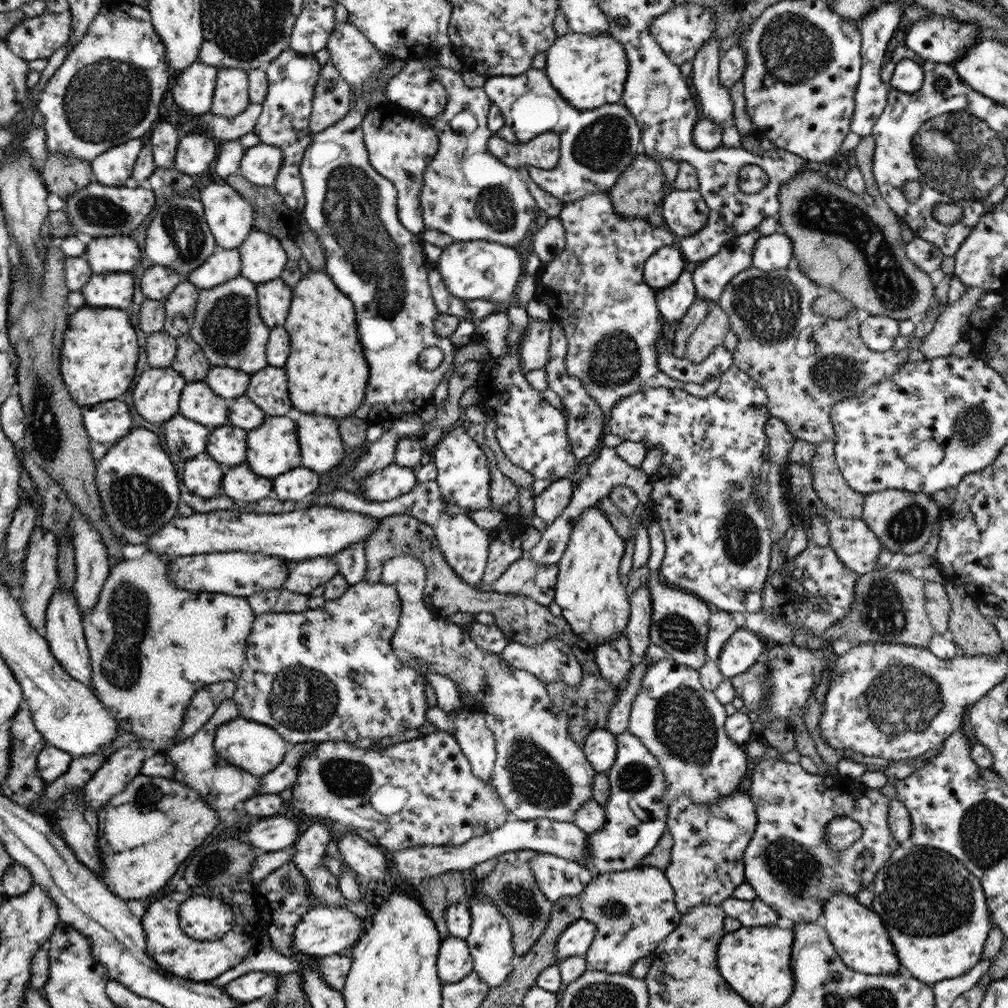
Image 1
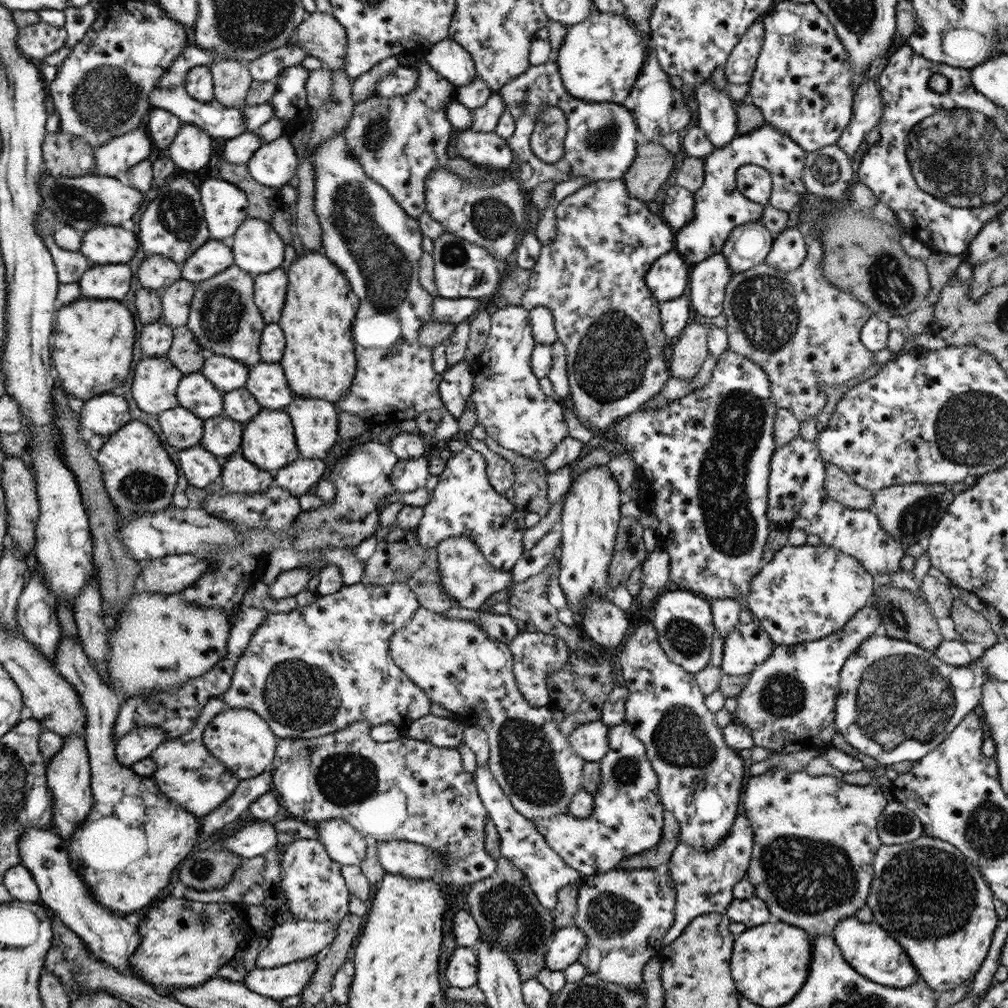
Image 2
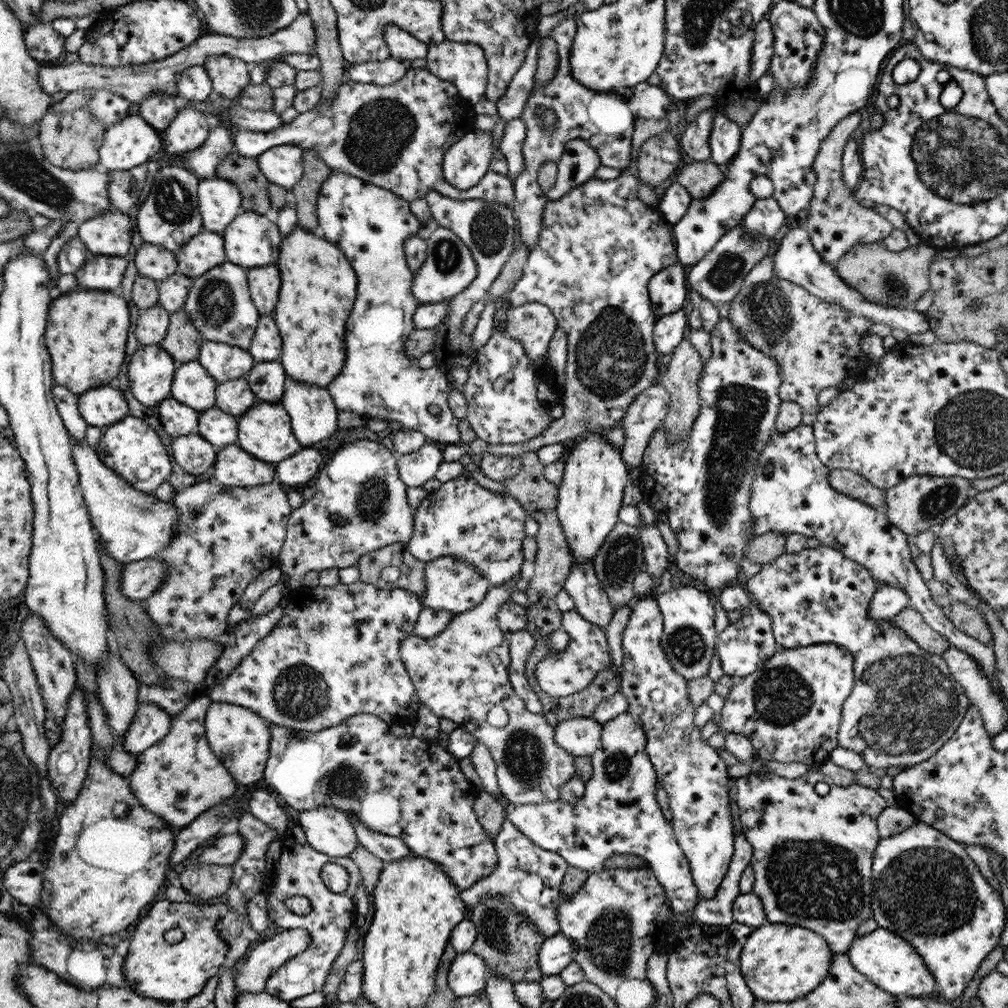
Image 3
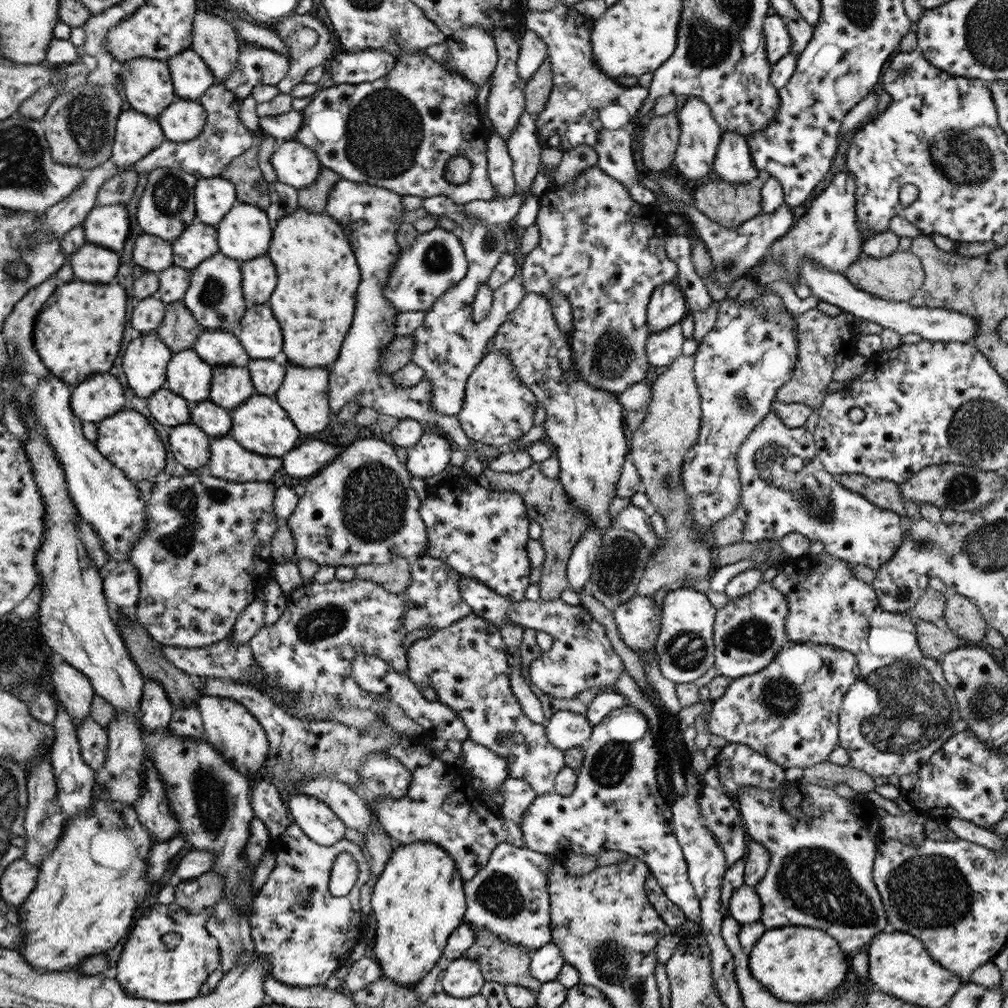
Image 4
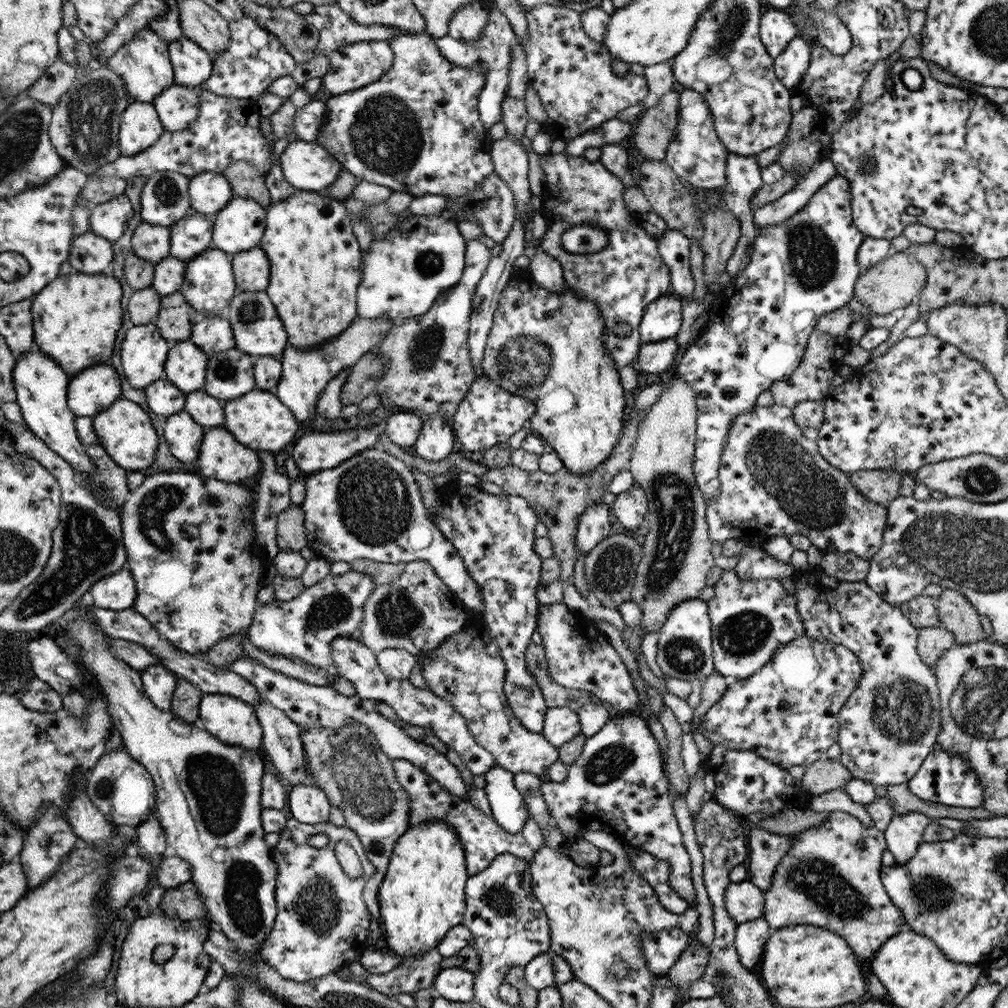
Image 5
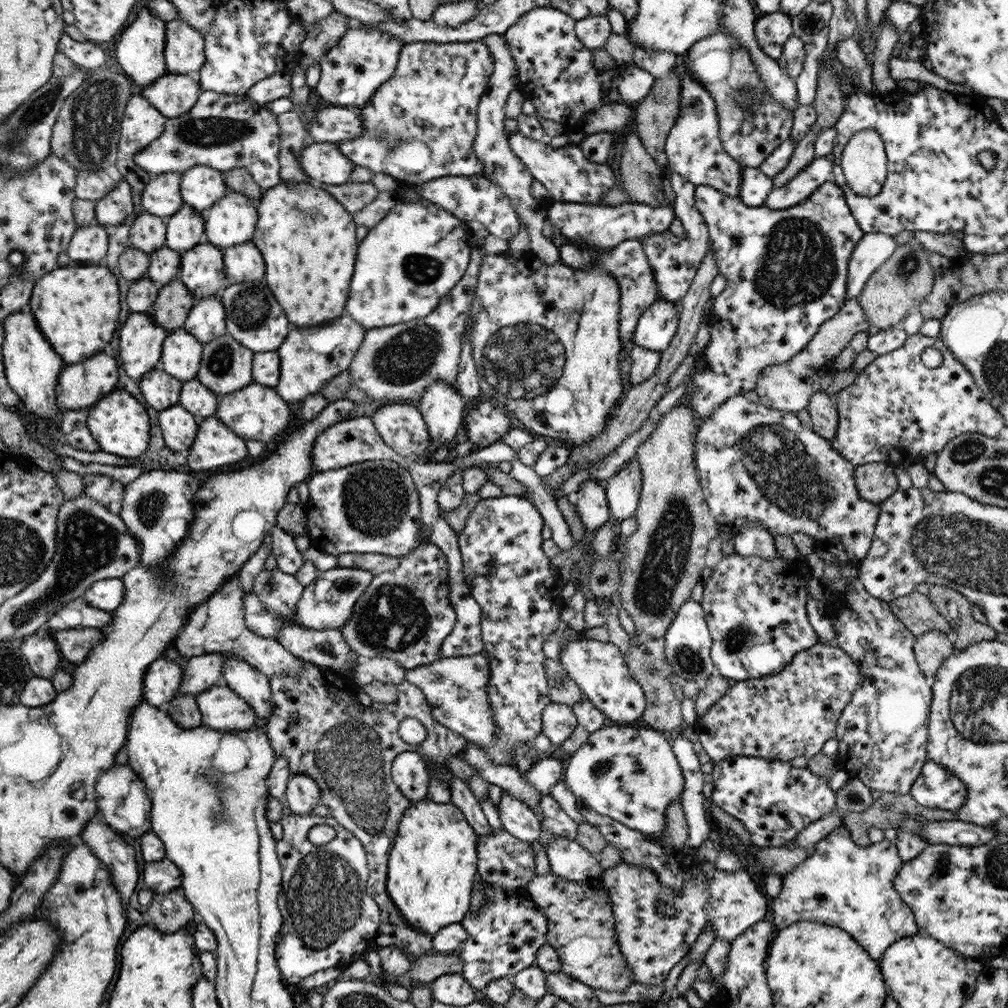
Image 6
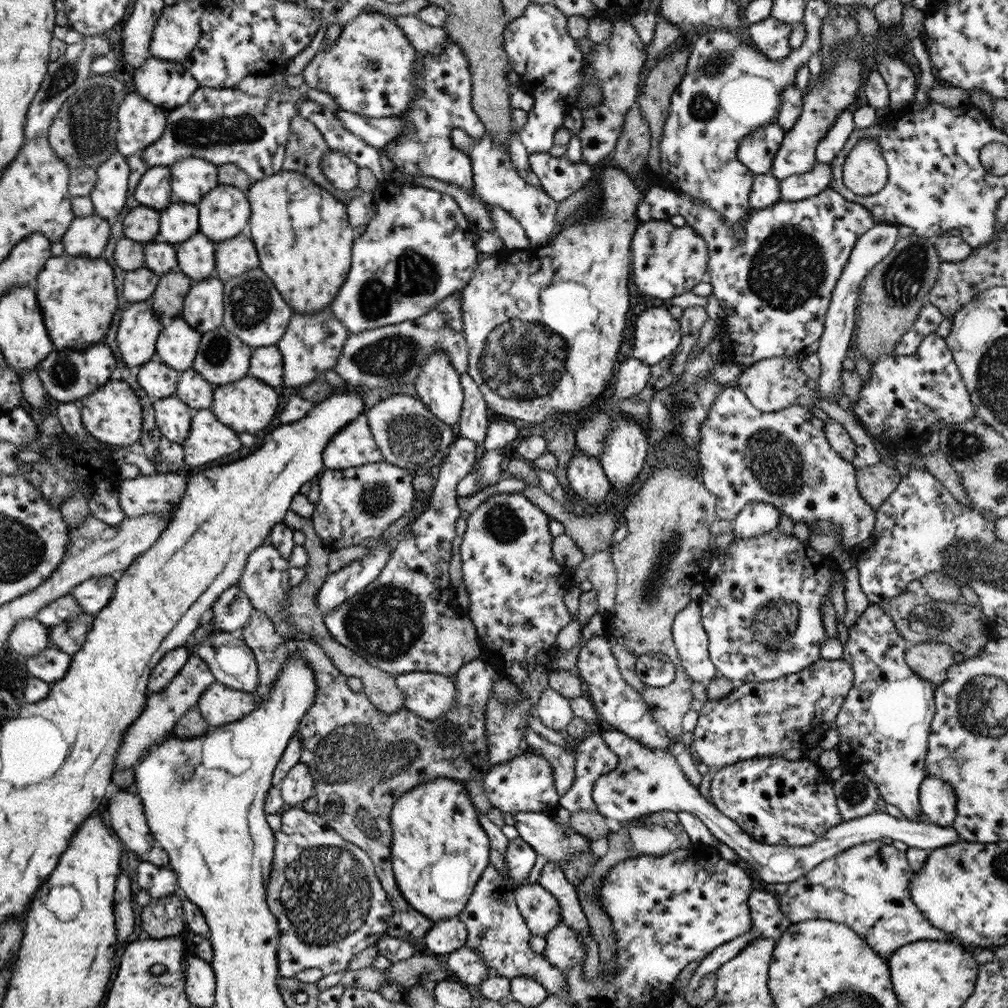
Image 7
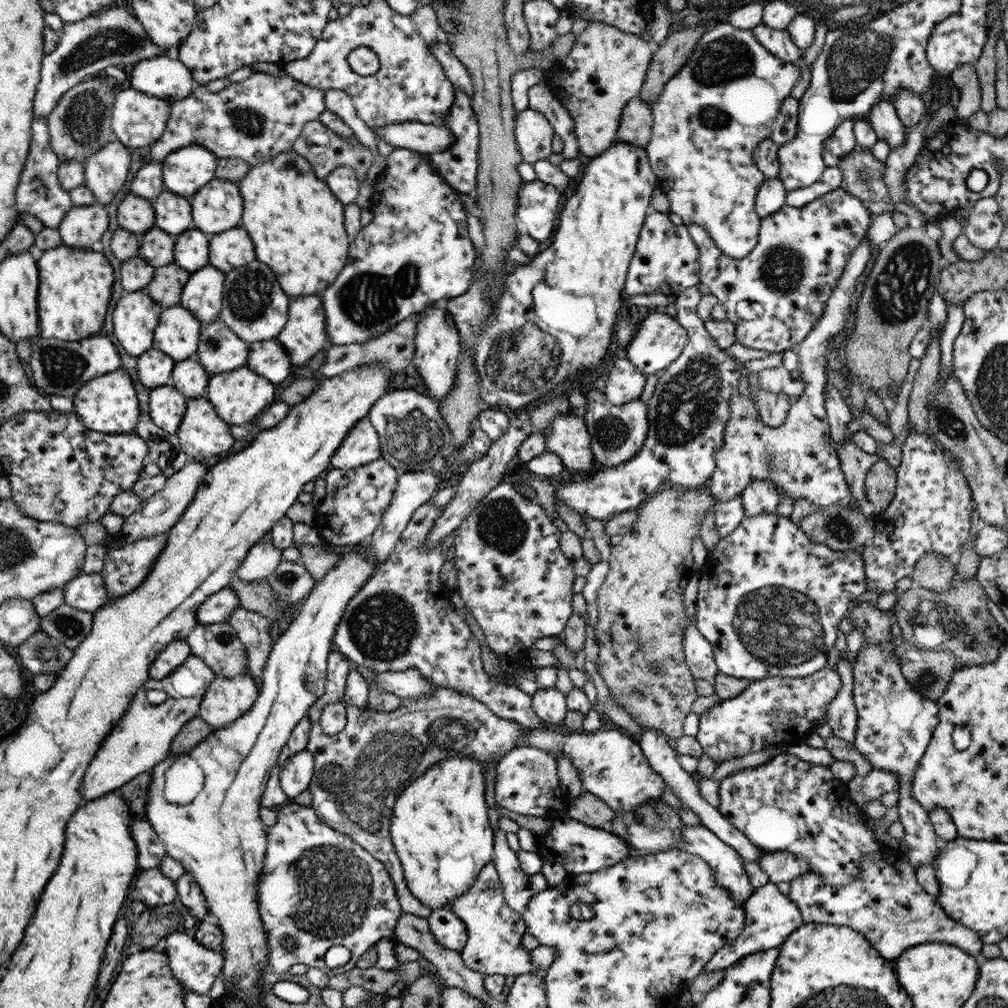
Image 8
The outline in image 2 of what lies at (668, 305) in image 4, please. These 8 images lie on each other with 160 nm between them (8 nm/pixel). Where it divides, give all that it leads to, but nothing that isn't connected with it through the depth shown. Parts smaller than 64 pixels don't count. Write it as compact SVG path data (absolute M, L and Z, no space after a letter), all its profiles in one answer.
M676 250L657 258L645 276L653 297L661 303L688 293L690 267Z

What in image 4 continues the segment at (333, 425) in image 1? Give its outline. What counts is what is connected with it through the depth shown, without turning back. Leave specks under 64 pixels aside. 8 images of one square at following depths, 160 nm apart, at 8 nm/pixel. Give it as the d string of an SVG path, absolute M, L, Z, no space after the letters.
M286 363L286 379L274 399L287 410L291 420L298 426L299 432L306 437L314 437L326 430L330 424L330 368L304 368L304 366Z

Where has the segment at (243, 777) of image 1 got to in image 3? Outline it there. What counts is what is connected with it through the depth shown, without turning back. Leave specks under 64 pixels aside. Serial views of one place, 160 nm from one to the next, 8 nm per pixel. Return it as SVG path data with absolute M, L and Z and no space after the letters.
M208 695L189 702L188 706L180 711L180 714L172 718L171 731L154 747L147 748L146 751L136 755L136 768L131 775L127 776L131 789L140 799L140 804L155 812L155 815L159 816L164 824L172 829L184 829L204 811L215 806L215 804L219 804L219 802L225 801L236 794L239 789L234 777L212 752L205 735L205 716L207 708L212 703L213 701Z

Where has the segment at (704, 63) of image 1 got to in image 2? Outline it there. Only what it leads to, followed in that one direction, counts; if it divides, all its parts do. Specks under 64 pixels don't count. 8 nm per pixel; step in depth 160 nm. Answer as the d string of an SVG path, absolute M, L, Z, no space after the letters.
M706 79L695 88L698 102L698 126L705 130L715 148L732 143L738 135L738 116L735 103L728 95L728 89L716 89Z

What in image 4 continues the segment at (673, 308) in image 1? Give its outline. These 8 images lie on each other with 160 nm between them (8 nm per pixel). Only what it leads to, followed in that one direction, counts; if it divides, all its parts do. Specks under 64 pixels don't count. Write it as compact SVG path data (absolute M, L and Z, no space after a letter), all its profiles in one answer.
M680 323L673 324L663 331L653 332L646 342L646 356L650 368L670 366L682 355L686 338L682 335Z

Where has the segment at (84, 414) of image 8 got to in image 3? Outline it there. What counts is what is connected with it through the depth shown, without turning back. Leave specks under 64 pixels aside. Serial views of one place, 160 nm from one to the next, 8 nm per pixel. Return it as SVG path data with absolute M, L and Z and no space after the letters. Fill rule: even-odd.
M127 415L119 423L106 427L94 451L98 453L103 463L122 476L128 485L135 486L148 495L155 495L156 489L167 482L172 470L172 460L168 456L165 444L160 440L158 433L140 417ZM142 466L152 468L152 475L148 480L138 478L138 470Z

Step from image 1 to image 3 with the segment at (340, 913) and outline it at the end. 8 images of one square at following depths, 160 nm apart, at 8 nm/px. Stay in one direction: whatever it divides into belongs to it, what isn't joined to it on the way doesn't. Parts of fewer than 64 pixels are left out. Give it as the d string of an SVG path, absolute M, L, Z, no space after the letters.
M305 928L277 930L250 952L240 971L235 972L235 992L261 993L265 984L288 960L312 945L313 938Z

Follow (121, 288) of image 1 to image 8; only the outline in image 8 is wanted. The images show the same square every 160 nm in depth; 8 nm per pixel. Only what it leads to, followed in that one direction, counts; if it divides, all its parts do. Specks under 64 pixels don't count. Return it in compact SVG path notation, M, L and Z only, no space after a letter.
M73 205L57 231L64 245L90 249L105 236L109 227L108 212L104 205Z

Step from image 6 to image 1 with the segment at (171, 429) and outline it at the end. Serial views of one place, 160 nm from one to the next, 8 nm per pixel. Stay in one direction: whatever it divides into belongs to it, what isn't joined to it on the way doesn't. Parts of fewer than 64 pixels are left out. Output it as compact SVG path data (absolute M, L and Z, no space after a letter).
M206 451L185 461L185 469L182 474L184 485L190 493L202 498L214 498L218 496L222 488L222 476L226 470L222 470L219 462L216 462Z

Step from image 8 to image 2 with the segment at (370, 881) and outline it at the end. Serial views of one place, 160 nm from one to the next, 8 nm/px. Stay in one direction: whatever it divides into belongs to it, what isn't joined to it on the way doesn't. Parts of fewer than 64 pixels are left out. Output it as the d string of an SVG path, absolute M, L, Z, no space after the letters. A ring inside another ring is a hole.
M296 840L282 847L280 866L281 891L284 907L292 914L293 920L330 921L333 926L349 912L351 894L348 891L338 861L332 860L327 849L319 840ZM309 956L272 969L256 967L244 978L243 983L250 990L274 1000L299 995L319 970L320 956Z

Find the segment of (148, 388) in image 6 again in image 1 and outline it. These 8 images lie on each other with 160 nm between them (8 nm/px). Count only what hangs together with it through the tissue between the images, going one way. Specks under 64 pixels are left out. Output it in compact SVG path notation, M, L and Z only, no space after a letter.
M177 414L162 426L168 450L184 462L207 450L211 430L198 421Z

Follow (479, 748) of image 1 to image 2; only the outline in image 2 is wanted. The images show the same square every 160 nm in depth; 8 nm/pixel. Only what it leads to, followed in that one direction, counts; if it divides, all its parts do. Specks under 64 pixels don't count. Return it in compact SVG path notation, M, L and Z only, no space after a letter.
M478 765L473 775L479 787L480 796L483 797L487 811L490 813L489 818L492 819L500 833L502 858L511 861L512 865L515 865L524 874L524 878L531 884L531 889L535 892L536 900L552 913L556 908L558 891L568 884L582 880L582 876L574 868L568 867L562 858L548 847L544 838L537 832L535 824L532 824L532 820L513 806L511 800L496 782L488 765L485 767Z

